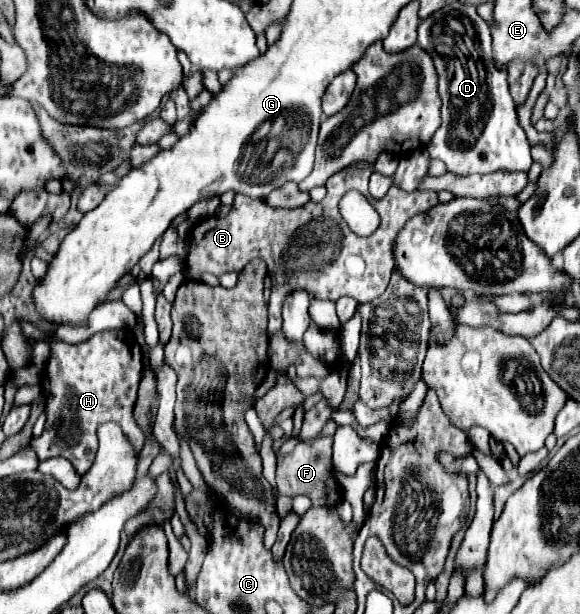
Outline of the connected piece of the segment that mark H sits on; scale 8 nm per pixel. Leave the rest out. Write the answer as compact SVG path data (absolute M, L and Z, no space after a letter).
M120 328L120 330L106 330L98 332L92 338L88 338L82 344L64 344L64 342L54 342L52 344L52 354L48 360L46 368L46 378L44 378L44 396L46 396L46 406L48 406L48 420L44 432L32 440L32 450L40 460L52 458L52 456L64 456L68 458L74 468L84 474L92 466L92 460L96 458L98 452L98 440L96 440L96 428L104 422L118 422L122 426L124 436L128 442L136 448L136 452L142 450L144 446L144 434L136 426L132 418L132 408L136 402L136 392L138 384L142 380L144 372L144 362L142 362L142 346L138 344L134 332L130 328Z

